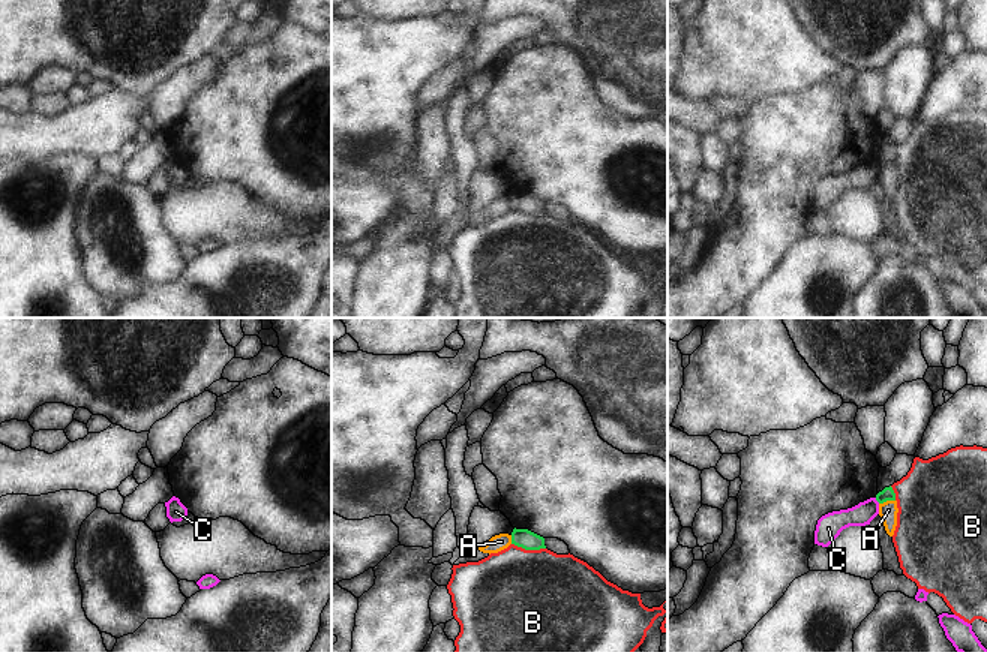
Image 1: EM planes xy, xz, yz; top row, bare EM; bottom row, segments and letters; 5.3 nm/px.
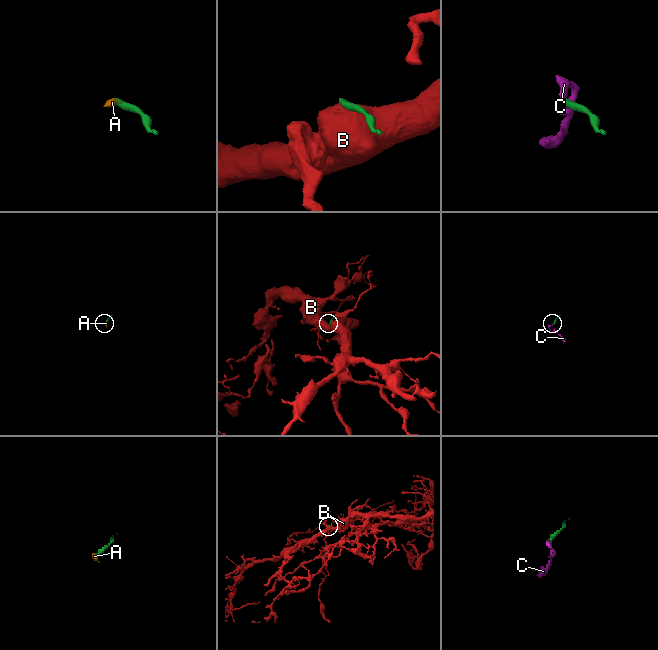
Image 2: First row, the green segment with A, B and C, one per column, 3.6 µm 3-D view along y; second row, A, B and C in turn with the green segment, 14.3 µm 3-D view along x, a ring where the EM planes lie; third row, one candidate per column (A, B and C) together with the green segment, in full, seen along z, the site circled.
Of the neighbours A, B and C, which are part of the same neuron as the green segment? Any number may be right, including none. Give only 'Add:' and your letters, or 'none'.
Add: none

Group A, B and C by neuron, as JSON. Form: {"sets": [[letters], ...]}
{"sets": [["A", "C"], ["B"]]}

